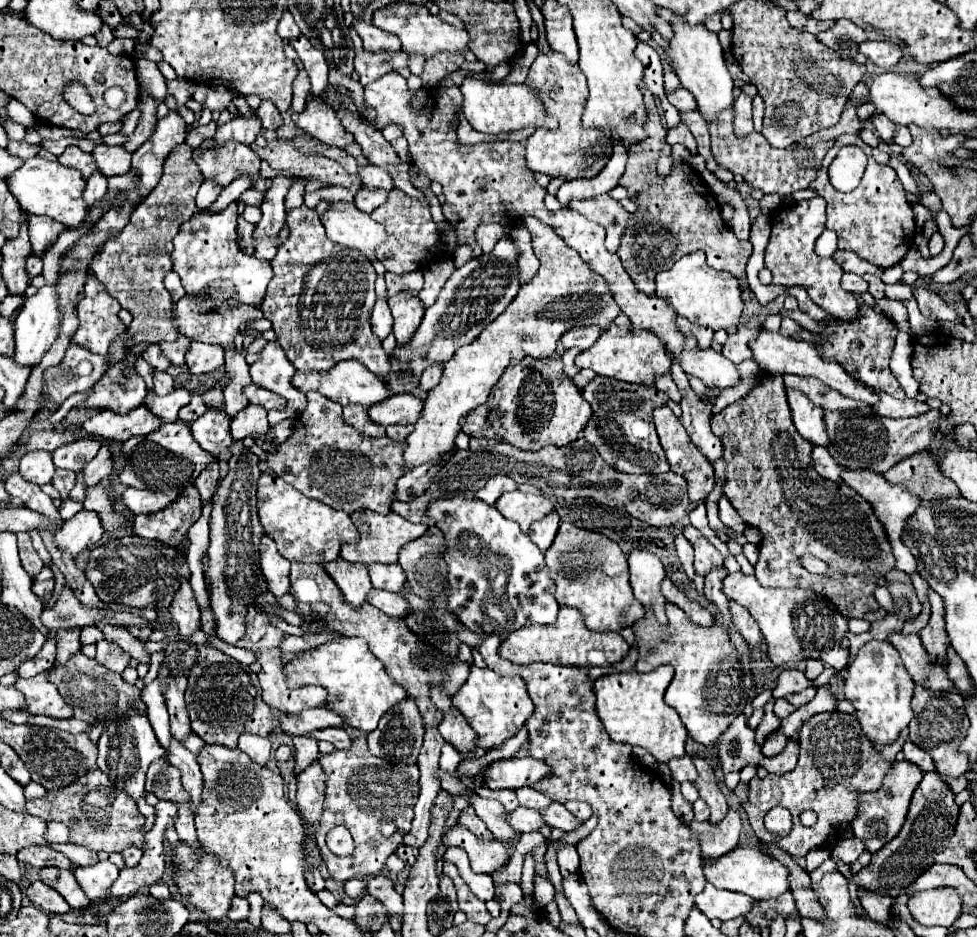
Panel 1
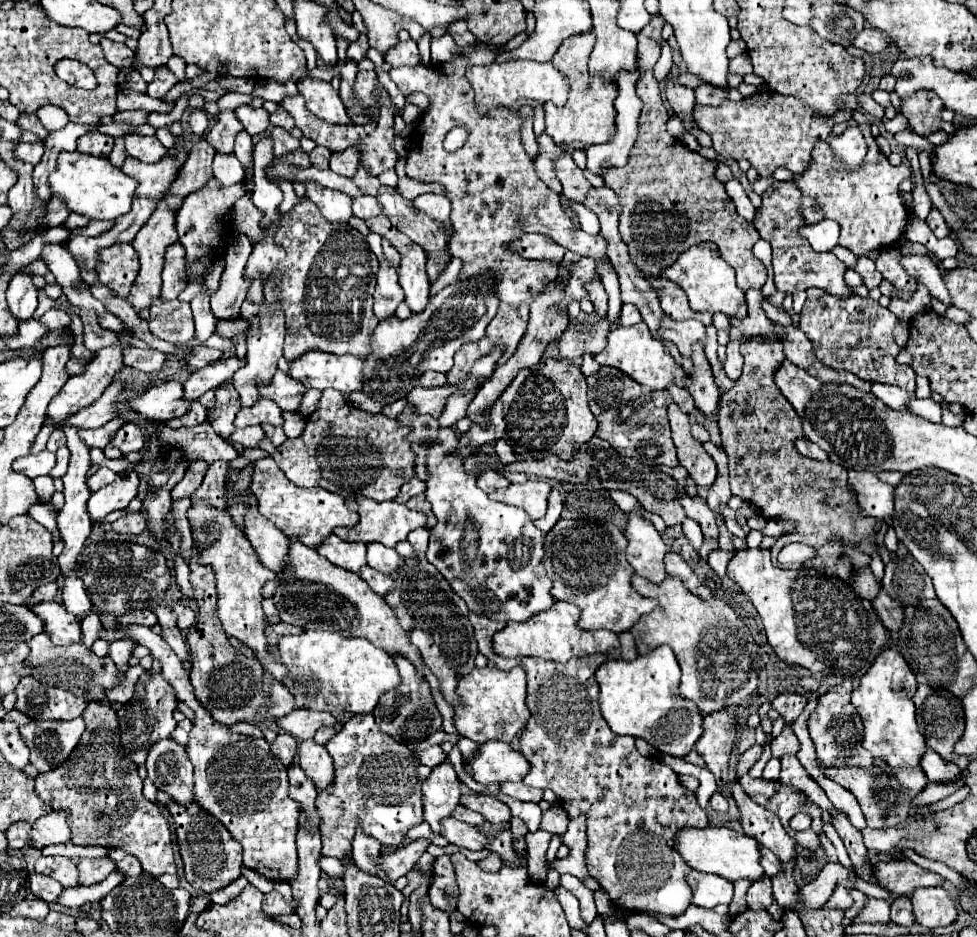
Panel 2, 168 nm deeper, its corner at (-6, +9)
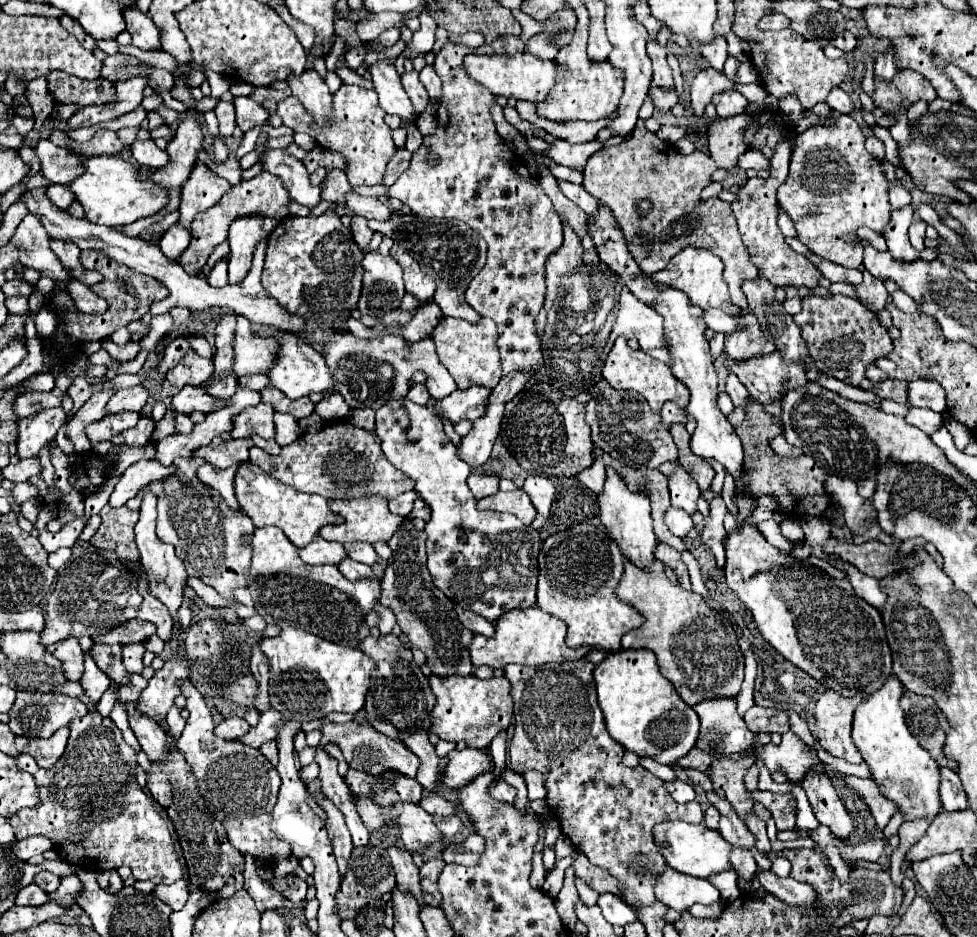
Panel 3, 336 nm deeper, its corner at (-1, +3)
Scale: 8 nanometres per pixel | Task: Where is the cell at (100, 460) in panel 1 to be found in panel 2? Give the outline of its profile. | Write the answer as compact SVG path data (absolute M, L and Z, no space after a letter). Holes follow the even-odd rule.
M128 422L128 424L124 424L124 426L116 432L116 436L112 438L110 444L116 446L116 448L122 452L122 456L126 456L126 454L130 454L130 452L142 450L142 446L144 446L144 434L142 434L140 426Z

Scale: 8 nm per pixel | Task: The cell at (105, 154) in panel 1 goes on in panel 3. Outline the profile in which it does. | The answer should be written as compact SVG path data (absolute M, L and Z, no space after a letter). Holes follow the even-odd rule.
M135 140L131 144L131 154L141 166L149 166L149 168L163 168L169 162L169 154L157 148L153 140L145 140L145 142Z

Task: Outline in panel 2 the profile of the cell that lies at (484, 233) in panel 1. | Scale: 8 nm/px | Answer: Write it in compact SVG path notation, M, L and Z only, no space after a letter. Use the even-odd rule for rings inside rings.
M522 234L508 246L508 250L518 252L524 258L538 258L538 260L552 260L552 262L562 262L562 260L578 262L580 260L580 254L562 248L550 238L540 236L540 234Z

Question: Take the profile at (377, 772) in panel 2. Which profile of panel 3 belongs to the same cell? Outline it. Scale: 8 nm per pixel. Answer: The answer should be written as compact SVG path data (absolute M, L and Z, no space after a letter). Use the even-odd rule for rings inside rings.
M349 768L345 782L351 792L361 796L373 796L377 804L393 804L393 800L419 802L423 796L423 788L417 780L401 776L399 772L385 772L381 776L369 776L365 772L357 772Z

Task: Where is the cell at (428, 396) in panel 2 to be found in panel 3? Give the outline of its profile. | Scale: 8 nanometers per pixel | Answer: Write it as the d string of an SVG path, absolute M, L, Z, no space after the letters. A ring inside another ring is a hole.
M473 386L467 390L455 390L445 400L437 400L437 408L441 412L445 412L445 416L451 422L459 422L463 418L477 420L477 418L485 416L489 394L491 394L491 390L483 388L483 386Z

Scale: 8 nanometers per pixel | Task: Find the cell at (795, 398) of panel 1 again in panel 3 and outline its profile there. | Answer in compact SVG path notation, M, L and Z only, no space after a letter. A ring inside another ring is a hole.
M779 350L769 356L749 358L745 362L737 362L733 358L725 358L725 368L733 372L743 386L747 386L749 396L761 404L769 404L771 400L781 400L789 388L797 388L807 384L807 376L801 364L789 364L783 360Z

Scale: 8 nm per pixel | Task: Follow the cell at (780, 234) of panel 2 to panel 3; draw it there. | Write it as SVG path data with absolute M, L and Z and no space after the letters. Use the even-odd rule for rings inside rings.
M779 140L775 144L775 152L771 156L771 176L769 178L749 178L745 186L739 188L737 198L731 202L731 210L739 222L739 232L741 240L747 248L747 254L751 262L757 266L759 276L767 278L775 286L807 286L815 288L821 272L819 268L813 268L813 264L803 256L797 254L791 246L785 244L783 234L777 226L777 188L785 182L789 175L789 165L791 159L791 146L789 140Z

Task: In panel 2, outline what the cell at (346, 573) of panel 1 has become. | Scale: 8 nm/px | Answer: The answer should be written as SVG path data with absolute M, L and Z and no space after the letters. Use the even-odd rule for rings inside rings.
M332 534L318 548L318 554L354 574L360 574L360 568L366 566L366 546L362 546L360 542L344 542L336 534Z

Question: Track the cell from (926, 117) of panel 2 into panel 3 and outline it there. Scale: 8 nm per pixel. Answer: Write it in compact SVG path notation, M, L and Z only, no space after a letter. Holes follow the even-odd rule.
M899 70L891 80L875 76L875 92L871 100L877 108L887 112L907 110L917 100L935 100L937 92L931 82L915 70ZM907 100L907 106L905 106Z

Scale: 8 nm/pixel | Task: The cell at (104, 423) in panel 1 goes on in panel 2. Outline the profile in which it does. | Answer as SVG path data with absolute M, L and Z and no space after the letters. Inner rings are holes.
M164 382L158 386L146 388L140 396L126 402L134 412L138 412L144 420L168 422L186 414L190 402L182 400L182 384L178 382Z

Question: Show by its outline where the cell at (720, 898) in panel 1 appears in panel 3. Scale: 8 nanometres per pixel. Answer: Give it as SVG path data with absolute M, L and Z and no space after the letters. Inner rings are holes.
M671 866L657 878L655 896L677 912L689 910L693 904L713 904L719 900L719 890L709 882L695 876L685 876Z

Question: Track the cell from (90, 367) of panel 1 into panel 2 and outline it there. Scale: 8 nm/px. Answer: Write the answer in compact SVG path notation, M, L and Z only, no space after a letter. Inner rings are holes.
M70 358L68 364L66 364L66 372L70 376L76 376L76 374L82 374L86 370L86 366L90 364L90 360L82 360L82 358Z

